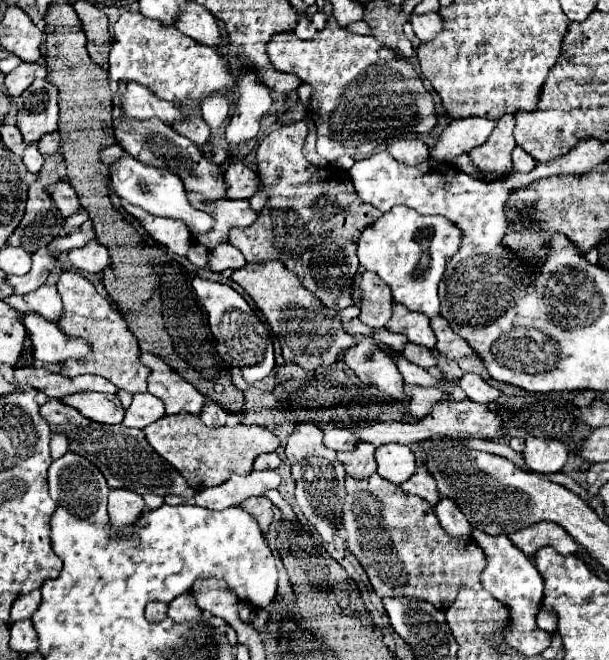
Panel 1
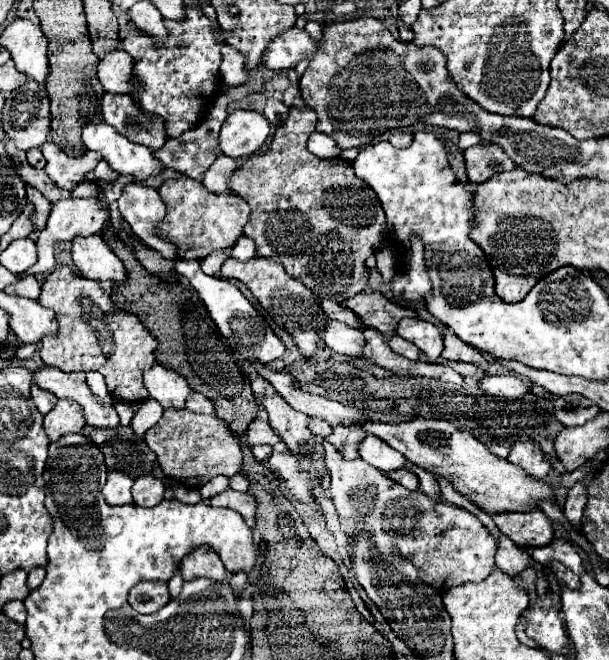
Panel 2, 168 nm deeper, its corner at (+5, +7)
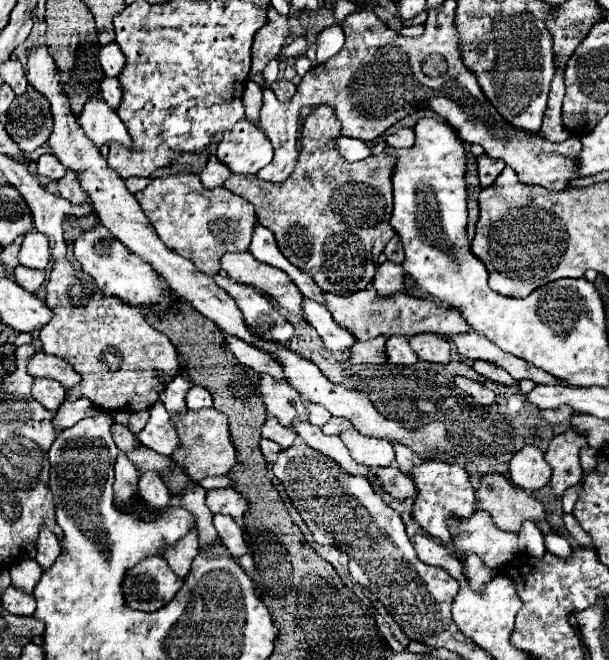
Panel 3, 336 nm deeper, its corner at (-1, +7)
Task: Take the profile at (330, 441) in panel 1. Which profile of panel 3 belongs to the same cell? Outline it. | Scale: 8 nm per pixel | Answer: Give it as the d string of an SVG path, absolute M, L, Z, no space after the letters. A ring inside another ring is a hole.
M308 404L306 410L308 410L308 422L314 426L324 426L332 418L330 412L326 412L326 408L322 408L318 404Z

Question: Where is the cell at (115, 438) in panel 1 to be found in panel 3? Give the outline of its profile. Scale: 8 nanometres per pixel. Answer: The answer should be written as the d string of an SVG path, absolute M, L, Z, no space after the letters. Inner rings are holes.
M34 378L32 396L50 412L54 412L64 402L64 394L66 394L66 390L64 390L64 386L60 386L60 382L48 380L48 378Z

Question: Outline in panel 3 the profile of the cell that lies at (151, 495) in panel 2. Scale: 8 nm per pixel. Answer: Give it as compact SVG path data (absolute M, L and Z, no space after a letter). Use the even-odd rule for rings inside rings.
M148 470L140 476L138 496L152 508L164 508L170 504L170 492L156 470Z

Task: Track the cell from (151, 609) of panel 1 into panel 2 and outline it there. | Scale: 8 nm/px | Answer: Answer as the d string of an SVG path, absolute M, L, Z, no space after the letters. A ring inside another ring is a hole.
M140 582L140 584L136 584L136 588L132 588L132 592L128 596L128 602L140 614L154 614L164 604L170 602L168 584L160 584L160 582Z

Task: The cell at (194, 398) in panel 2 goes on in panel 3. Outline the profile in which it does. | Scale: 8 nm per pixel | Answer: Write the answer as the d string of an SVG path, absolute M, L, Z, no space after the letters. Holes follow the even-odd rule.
M192 386L186 394L186 404L190 410L200 410L200 408L210 408L212 406L212 396L206 388L202 386Z

